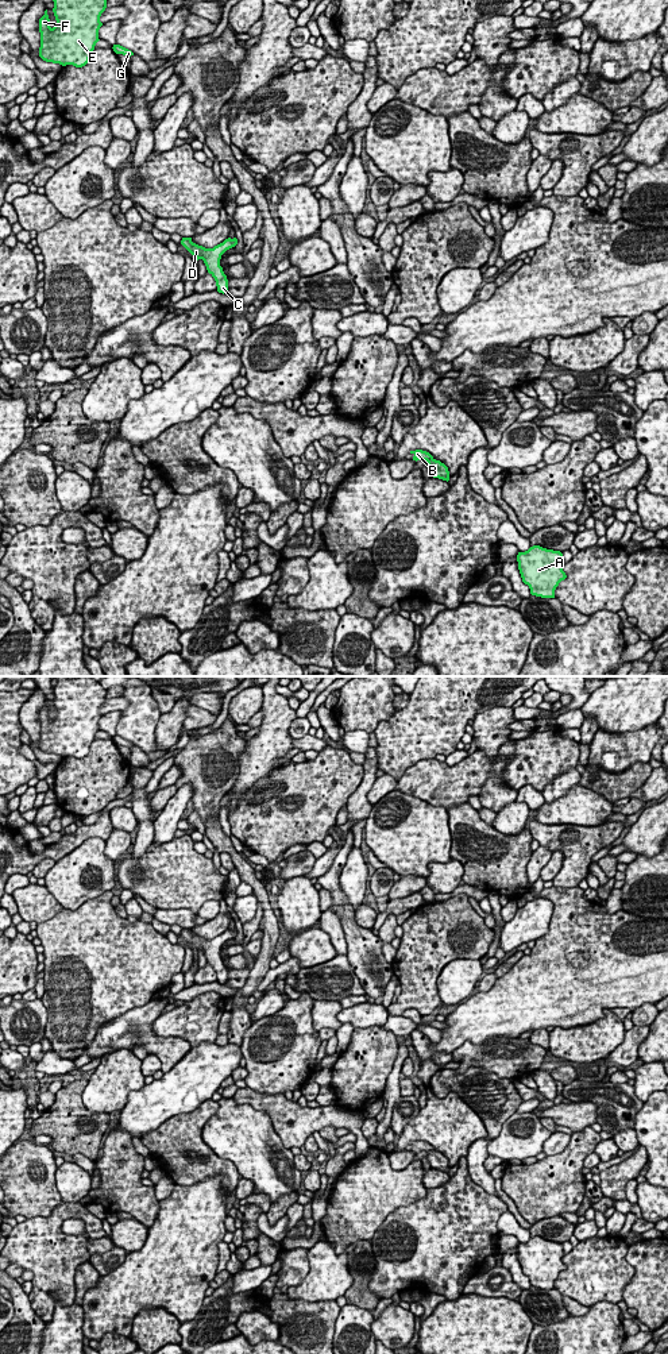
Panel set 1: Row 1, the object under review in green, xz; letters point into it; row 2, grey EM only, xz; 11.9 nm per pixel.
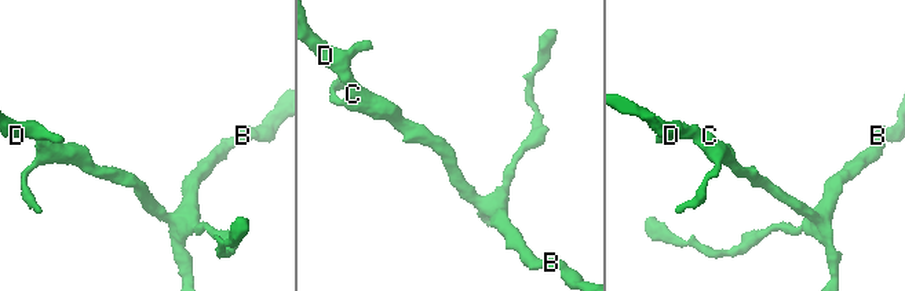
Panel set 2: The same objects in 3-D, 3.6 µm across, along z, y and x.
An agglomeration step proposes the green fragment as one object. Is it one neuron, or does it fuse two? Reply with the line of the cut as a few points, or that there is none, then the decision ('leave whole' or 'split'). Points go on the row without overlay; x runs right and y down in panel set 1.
no cut | leave whole

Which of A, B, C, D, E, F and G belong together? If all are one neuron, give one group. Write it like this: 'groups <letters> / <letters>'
groups A B C D E F G

